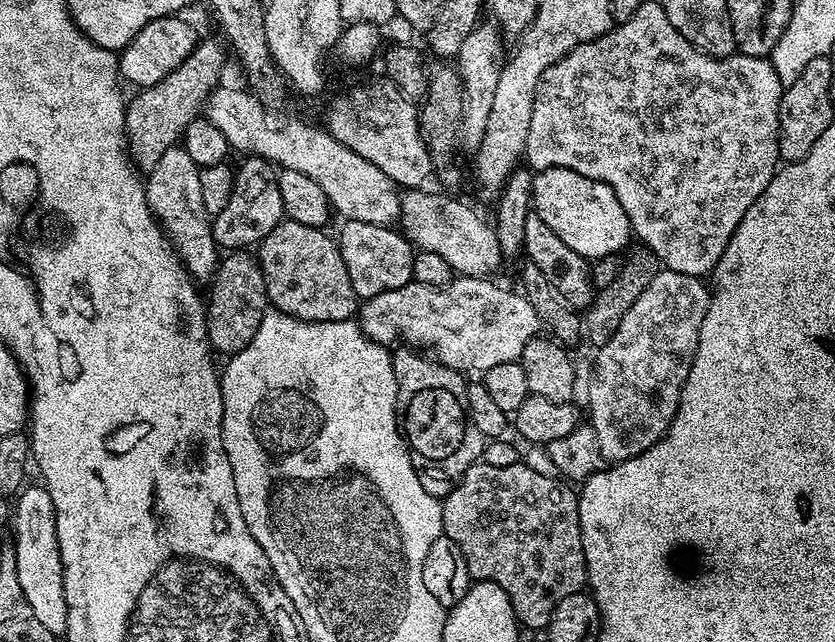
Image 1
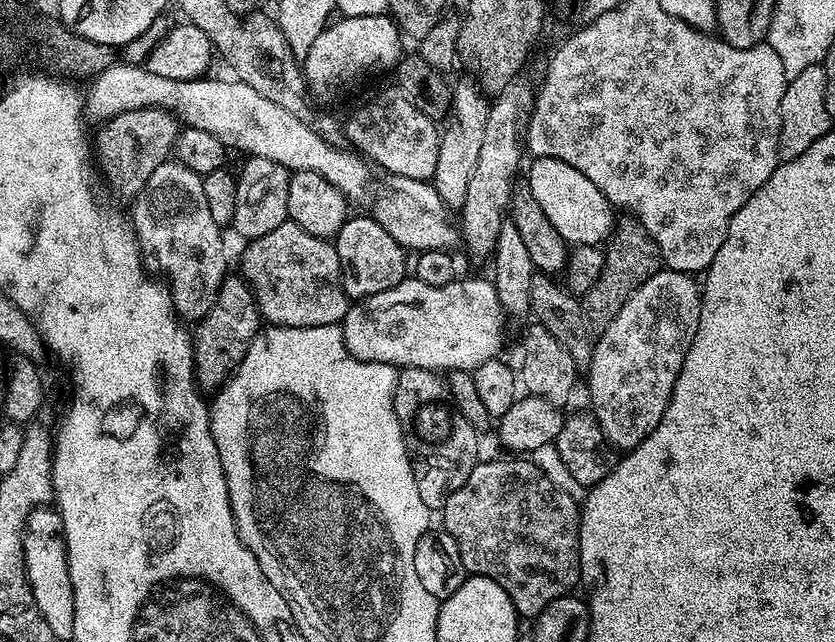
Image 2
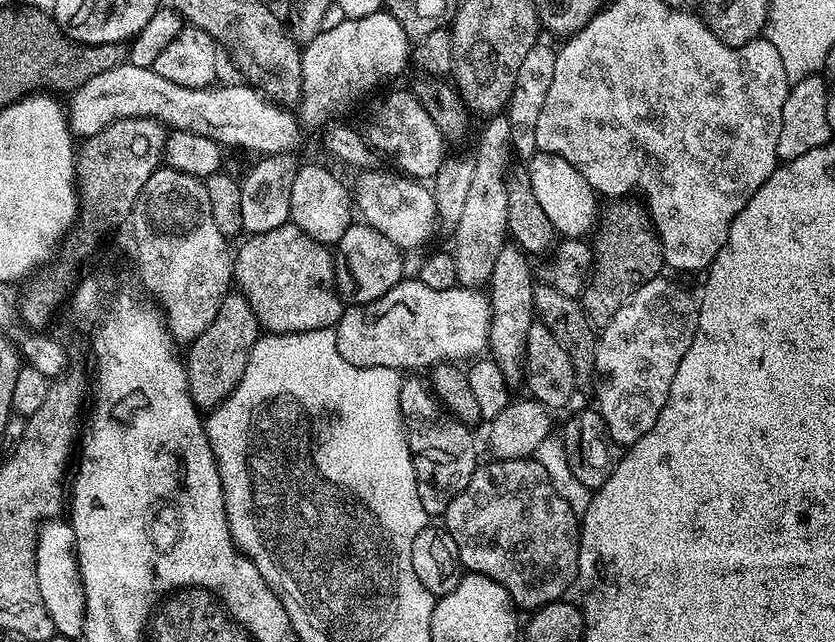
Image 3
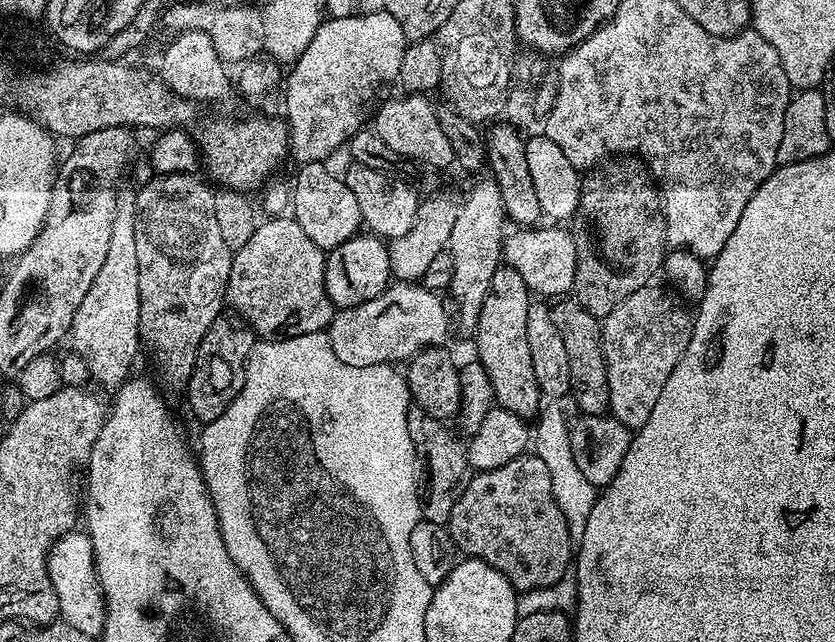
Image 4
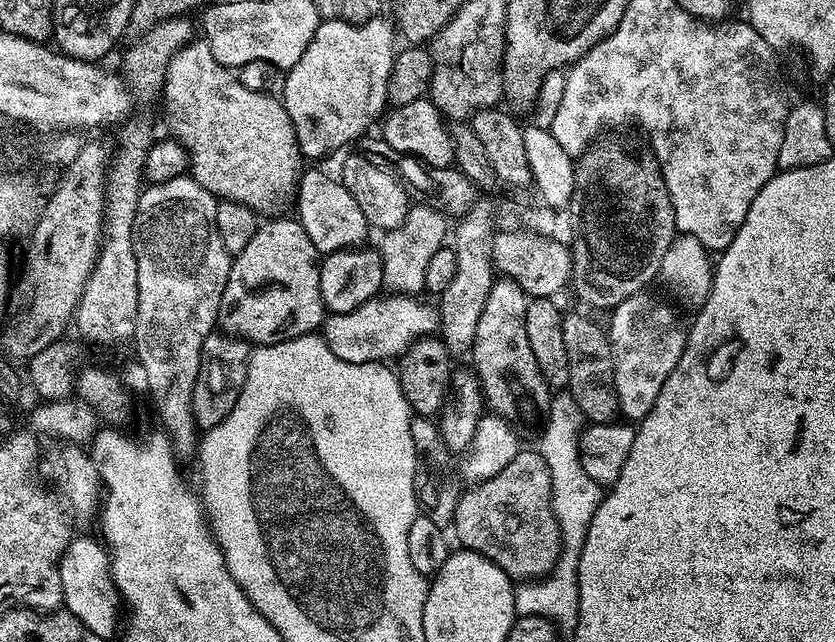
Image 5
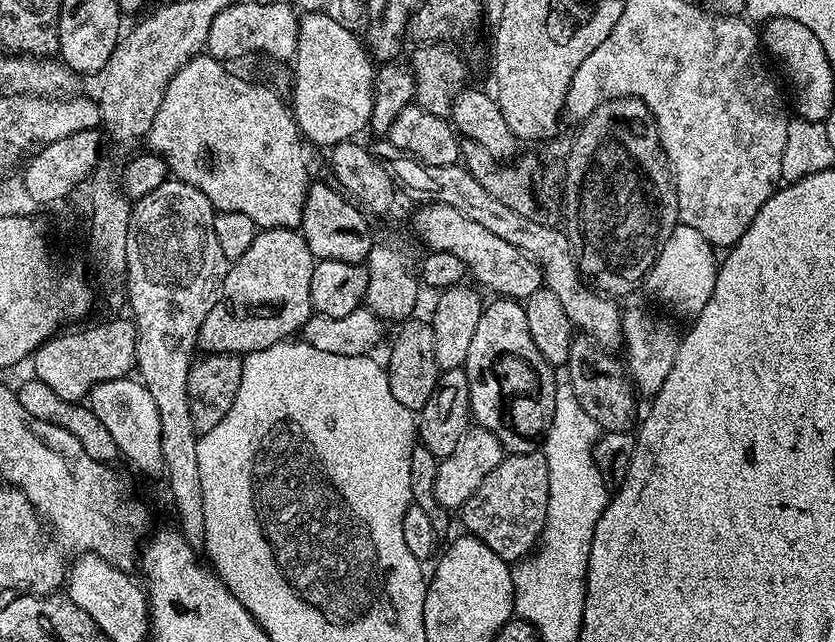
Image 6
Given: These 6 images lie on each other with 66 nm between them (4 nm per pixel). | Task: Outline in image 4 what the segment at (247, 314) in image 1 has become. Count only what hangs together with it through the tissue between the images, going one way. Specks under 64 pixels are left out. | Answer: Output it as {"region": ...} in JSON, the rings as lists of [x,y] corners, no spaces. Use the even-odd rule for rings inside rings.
{"region":[[[227,318],[215,320],[212,328],[206,330],[198,346],[194,370],[188,380],[186,397],[188,396],[189,410],[200,419],[201,425],[214,422],[214,418],[222,418],[222,414],[226,414],[226,406],[230,406],[230,402],[238,398],[242,390],[242,382],[246,382],[248,359],[253,346],[258,342],[258,337],[251,328],[247,326],[236,328],[237,321],[232,320]]]}

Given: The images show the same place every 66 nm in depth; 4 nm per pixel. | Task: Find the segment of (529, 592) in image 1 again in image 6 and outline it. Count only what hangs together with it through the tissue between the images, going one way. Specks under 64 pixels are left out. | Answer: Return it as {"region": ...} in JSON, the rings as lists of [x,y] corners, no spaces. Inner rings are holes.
{"region":[[[543,451],[505,455],[504,460],[482,478],[482,486],[478,486],[464,503],[462,515],[468,527],[465,529],[486,542],[498,558],[519,562],[539,545],[544,534],[549,498],[550,470]]]}

